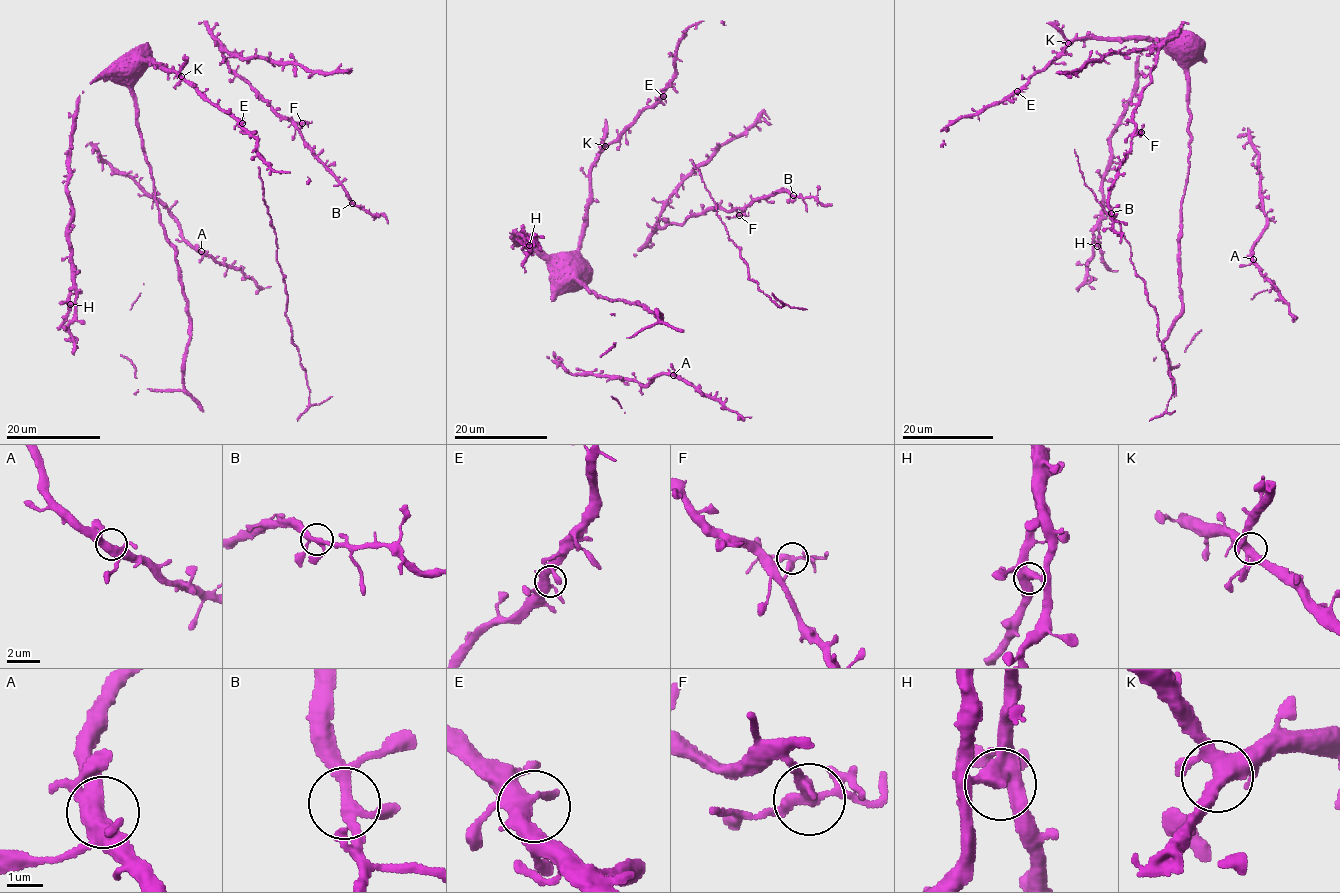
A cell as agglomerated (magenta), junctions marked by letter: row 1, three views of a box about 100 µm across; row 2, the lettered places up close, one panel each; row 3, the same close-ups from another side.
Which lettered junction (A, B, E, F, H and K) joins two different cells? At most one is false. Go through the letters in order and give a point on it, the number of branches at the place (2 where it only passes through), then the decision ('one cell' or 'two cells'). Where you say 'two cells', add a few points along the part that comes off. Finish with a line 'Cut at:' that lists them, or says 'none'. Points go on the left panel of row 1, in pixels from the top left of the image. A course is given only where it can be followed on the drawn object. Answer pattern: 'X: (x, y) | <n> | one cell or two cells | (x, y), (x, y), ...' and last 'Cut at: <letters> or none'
A: (201, 251) | 4 | one cell
B: (352, 203) | 4 | one cell
E: (242, 123) | 4 | one cell
F: (302, 123) | 4 | two cells | (302, 123), (291, 123), (288, 127)
H: (70, 304) | 5 | one cell
K: (181, 76) | 5 | one cell
Cut at: F

